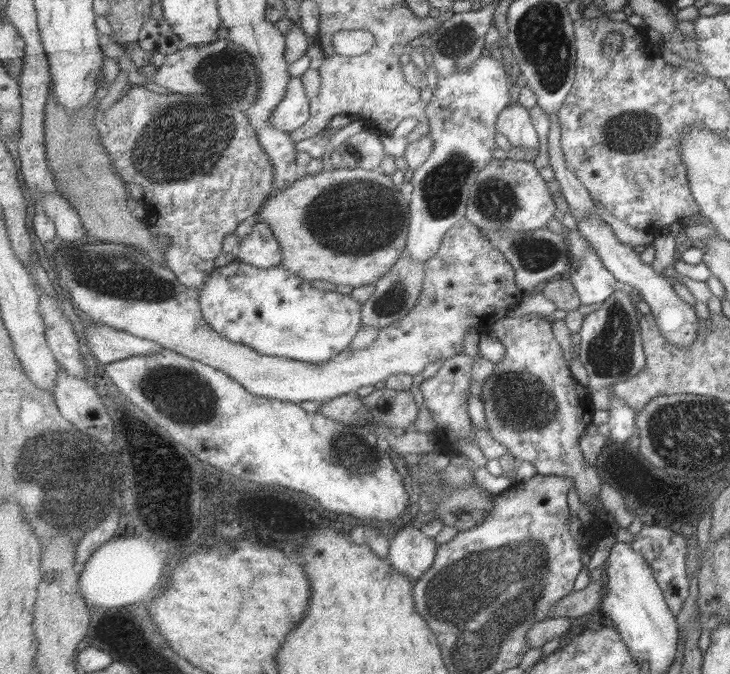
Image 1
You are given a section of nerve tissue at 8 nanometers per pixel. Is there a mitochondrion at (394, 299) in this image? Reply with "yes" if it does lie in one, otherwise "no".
yes

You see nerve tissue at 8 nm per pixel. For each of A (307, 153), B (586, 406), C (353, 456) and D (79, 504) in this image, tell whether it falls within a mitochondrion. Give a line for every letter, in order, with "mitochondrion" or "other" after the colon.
A: other
B: other
C: mitochondrion
D: mitochondrion

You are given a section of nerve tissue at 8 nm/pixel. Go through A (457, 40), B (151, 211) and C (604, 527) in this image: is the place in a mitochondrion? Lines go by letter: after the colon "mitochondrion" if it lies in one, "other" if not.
A: mitochondrion
B: other
C: other

